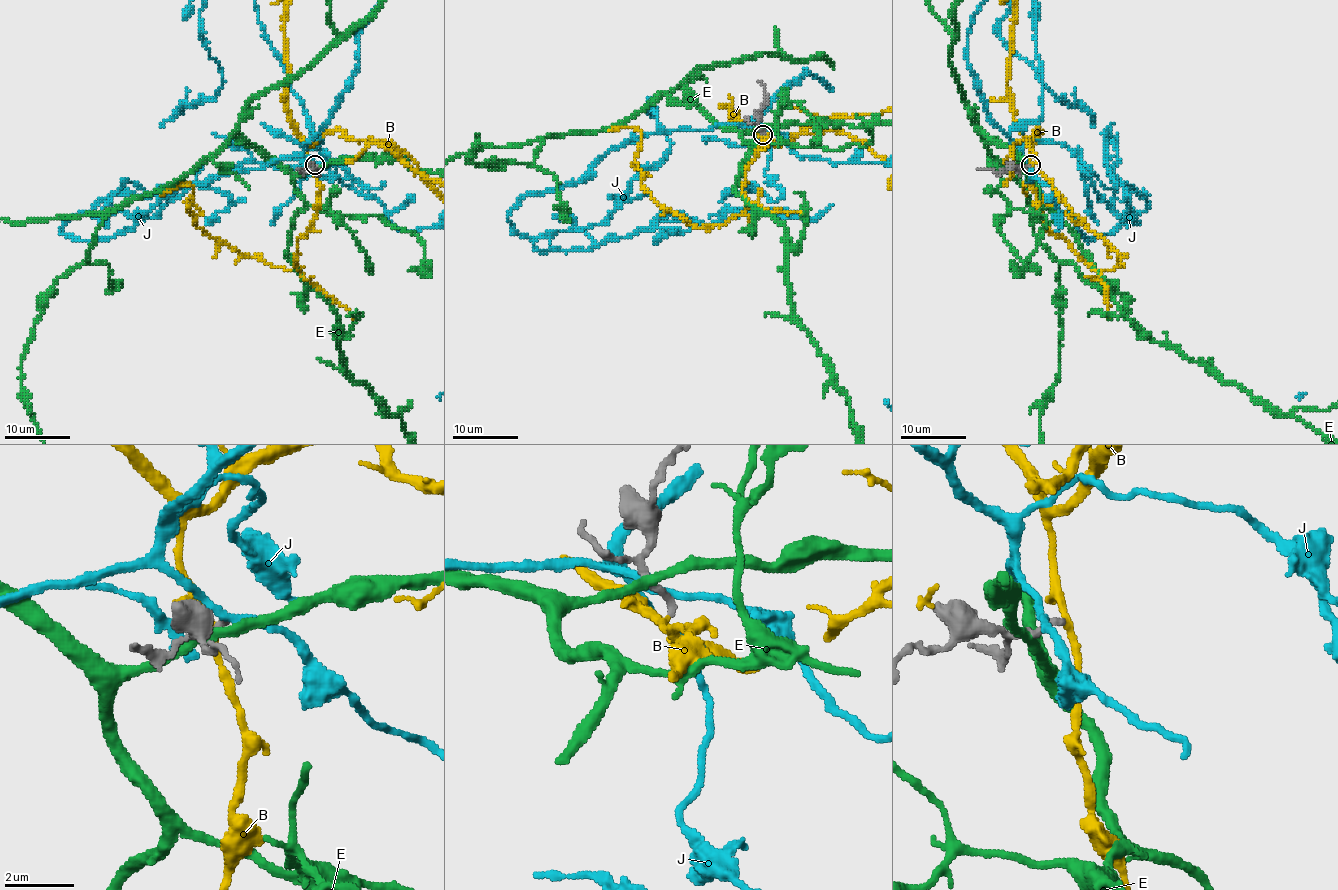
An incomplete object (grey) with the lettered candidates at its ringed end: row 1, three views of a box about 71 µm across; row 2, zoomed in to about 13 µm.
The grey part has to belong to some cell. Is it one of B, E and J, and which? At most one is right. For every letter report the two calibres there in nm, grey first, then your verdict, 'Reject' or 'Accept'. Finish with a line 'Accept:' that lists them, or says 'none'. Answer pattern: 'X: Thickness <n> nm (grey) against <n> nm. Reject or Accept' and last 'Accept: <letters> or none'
B: Thickness 220 nm (grey) against 190 nm. Reject
E: Thickness 200 nm (grey) against 280 nm. Reject
J: Thickness 240 nm (grey) against 200 nm. Reject
Accept: none

